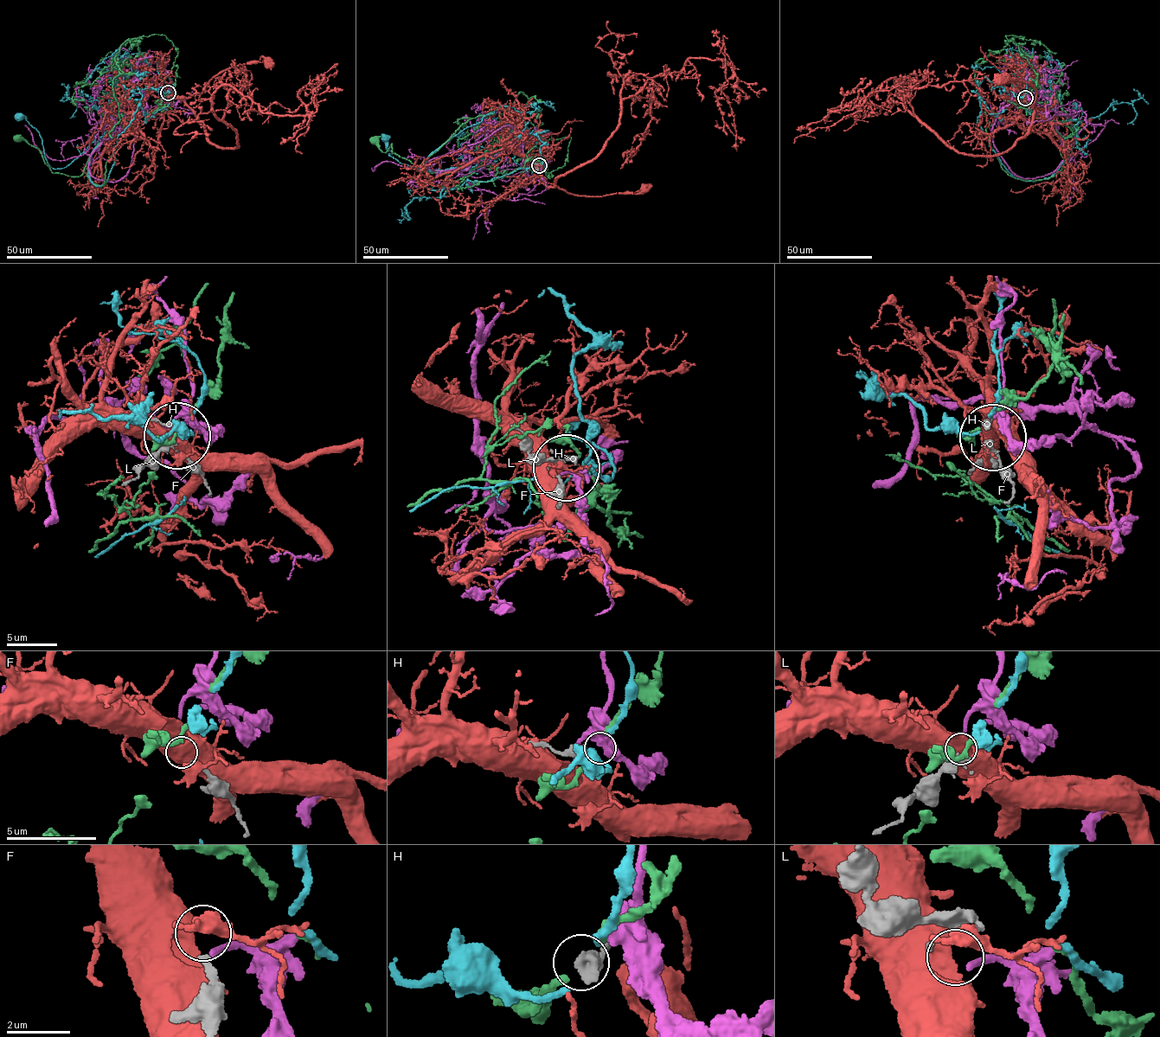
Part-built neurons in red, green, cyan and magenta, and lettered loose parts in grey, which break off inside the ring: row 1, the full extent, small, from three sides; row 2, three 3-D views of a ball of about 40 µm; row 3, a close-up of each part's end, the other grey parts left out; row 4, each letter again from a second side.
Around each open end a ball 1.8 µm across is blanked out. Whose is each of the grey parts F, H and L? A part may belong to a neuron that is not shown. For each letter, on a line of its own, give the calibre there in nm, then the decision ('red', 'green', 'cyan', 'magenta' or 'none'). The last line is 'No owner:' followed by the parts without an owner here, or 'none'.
F: 200 nm | none
H: 500 nm | none
L: 260 nm | magenta
No owner: F, H

